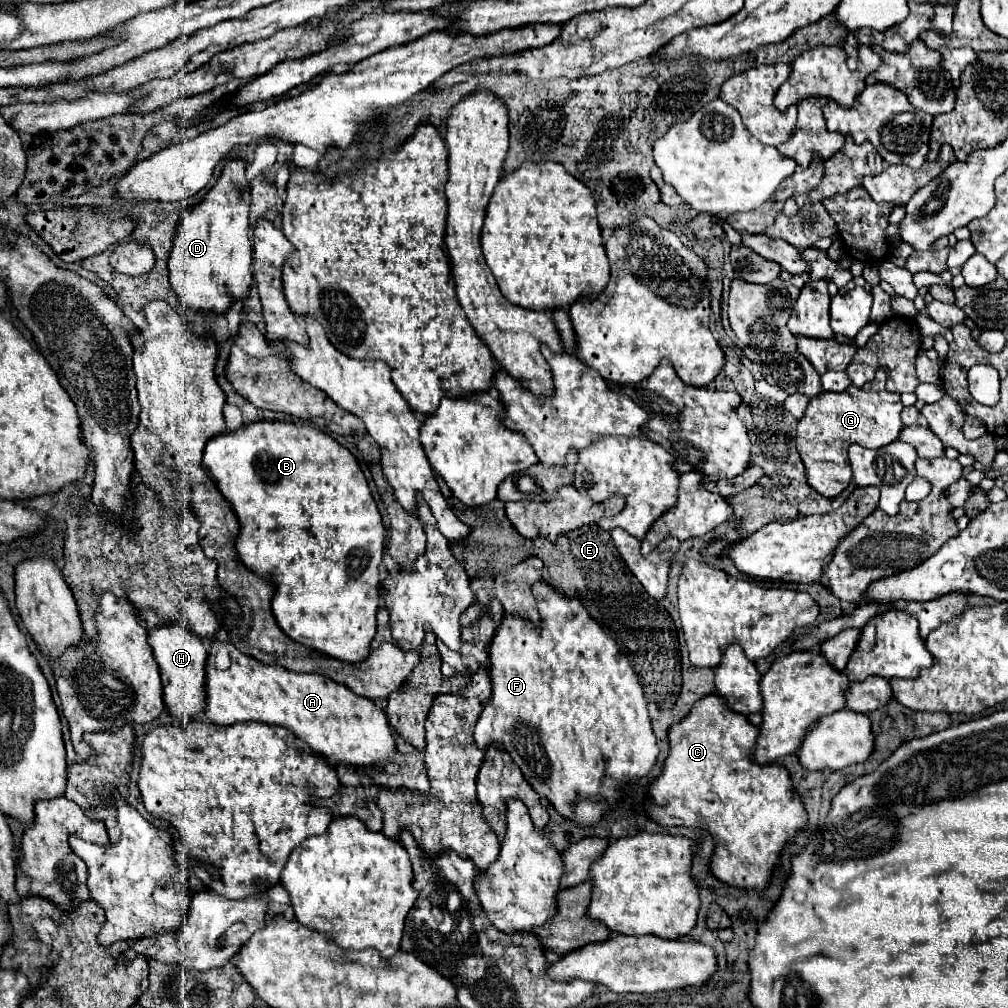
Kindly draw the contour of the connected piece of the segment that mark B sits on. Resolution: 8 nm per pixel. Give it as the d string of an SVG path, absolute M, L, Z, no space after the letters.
M263 421L263 423L251 423L241 427L239 431L229 431L223 435L213 437L205 451L203 451L203 461L201 467L209 473L209 477L213 477L217 489L221 491L221 495L231 503L237 521L239 521L239 535L235 539L235 547L237 547L237 555L241 559L241 563L249 569L255 571L257 575L269 579L275 585L275 595L271 601L273 607L273 615L279 623L279 627L297 643L307 645L309 649L317 649L329 657L337 657L341 661L349 661L349 663L357 663L369 657L371 653L371 641L377 633L377 609L381 605L379 601L379 565L383 561L385 555L385 545L387 545L387 529L383 525L381 513L377 509L377 503L371 495L371 489L367 485L367 479L357 463L357 459L343 447L339 445L335 439L331 439L329 435L321 433L319 429L307 427L307 425L293 425L293 423L271 423L271 421Z

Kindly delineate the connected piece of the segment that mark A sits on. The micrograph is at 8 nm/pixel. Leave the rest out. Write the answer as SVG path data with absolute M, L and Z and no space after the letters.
M215 639L211 641L209 659L207 659L207 709L205 717L215 725L235 725L247 721L259 721L267 725L277 725L289 729L297 739L305 741L315 753L331 759L333 763L349 763L349 765L385 765L393 761L397 755L397 741L393 727L385 715L385 709L377 707L371 699L361 695L353 695L347 687L325 679L323 675L305 675L305 673L291 673L281 665L265 665L249 655L243 655L237 647L229 641Z

